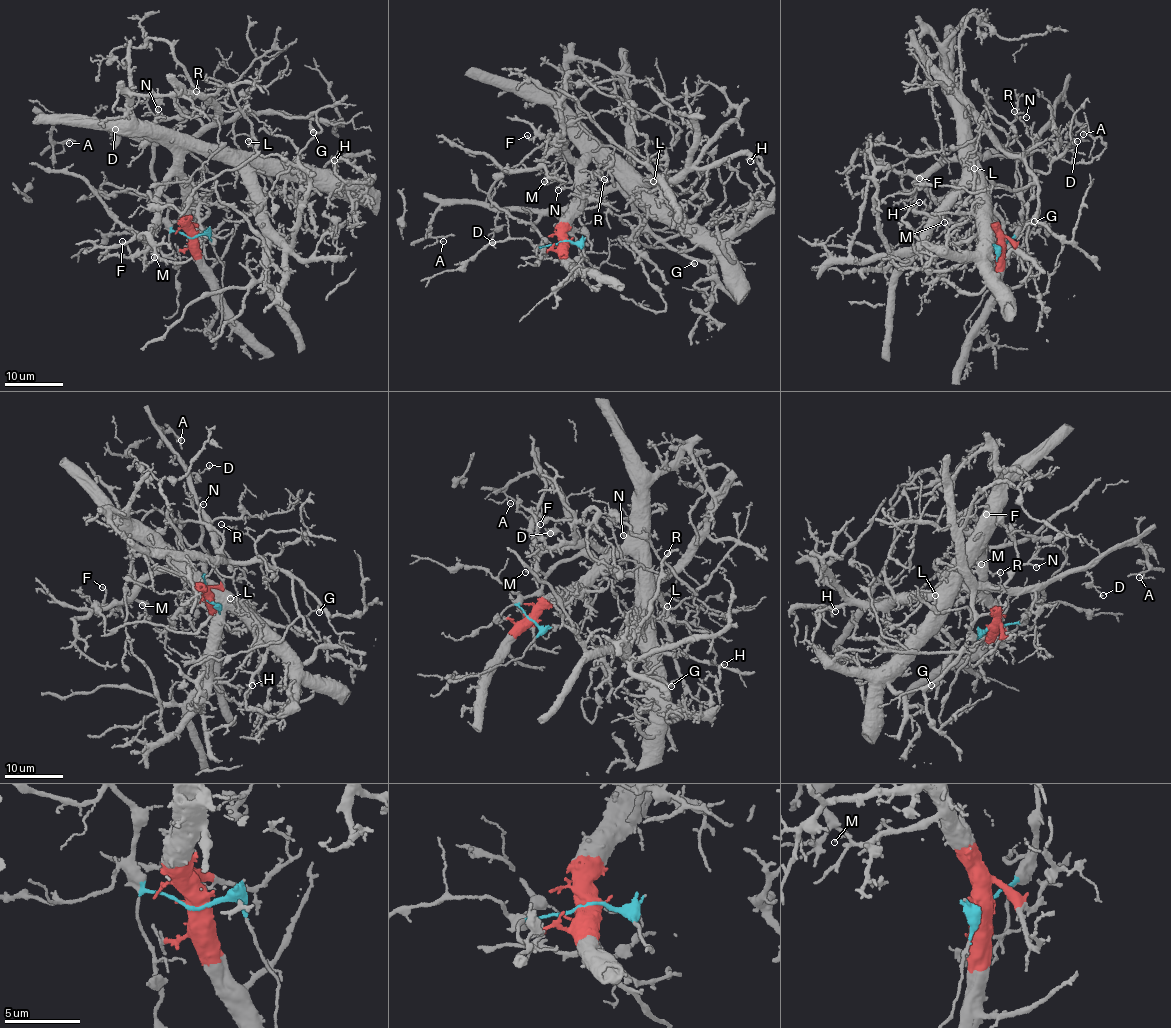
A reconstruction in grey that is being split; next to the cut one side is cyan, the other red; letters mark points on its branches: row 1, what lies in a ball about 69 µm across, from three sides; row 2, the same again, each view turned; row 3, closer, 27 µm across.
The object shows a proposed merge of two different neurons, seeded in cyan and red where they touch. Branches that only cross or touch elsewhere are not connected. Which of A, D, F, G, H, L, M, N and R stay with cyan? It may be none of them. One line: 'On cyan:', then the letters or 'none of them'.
On cyan: A, D, G, N, R

